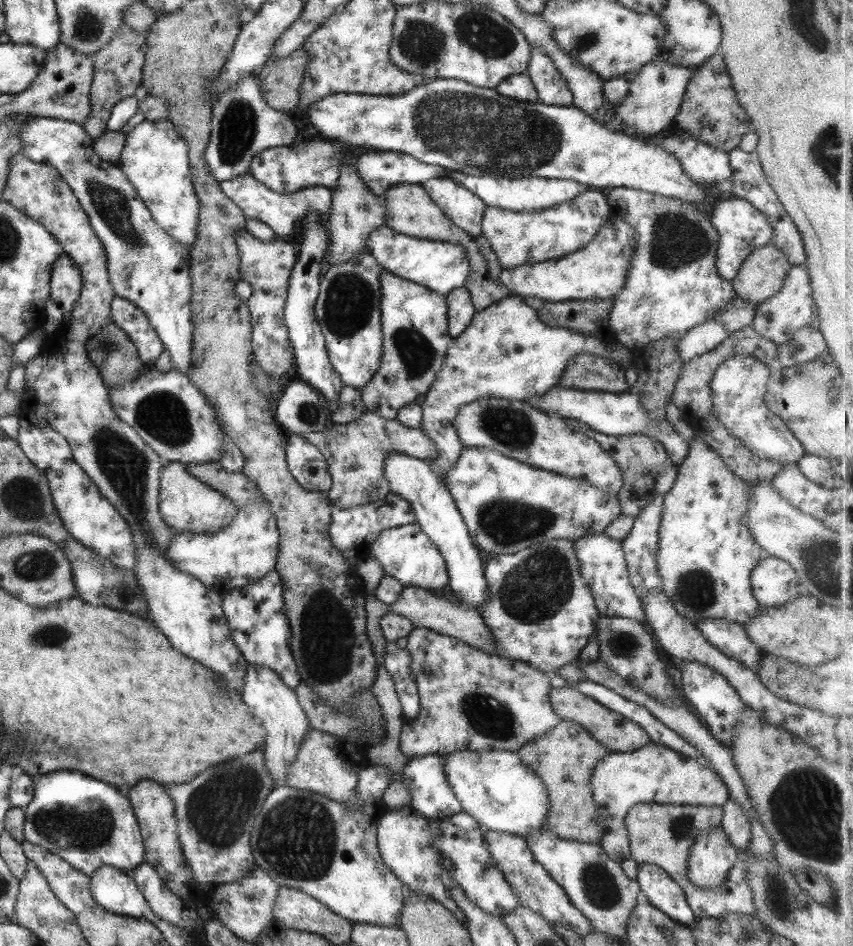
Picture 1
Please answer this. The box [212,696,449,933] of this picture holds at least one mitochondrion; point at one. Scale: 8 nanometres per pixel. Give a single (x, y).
(297, 839)

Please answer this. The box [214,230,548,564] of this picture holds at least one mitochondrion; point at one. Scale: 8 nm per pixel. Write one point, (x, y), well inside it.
(349, 299)

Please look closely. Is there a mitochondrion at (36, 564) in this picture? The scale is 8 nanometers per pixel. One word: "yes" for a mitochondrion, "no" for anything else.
yes

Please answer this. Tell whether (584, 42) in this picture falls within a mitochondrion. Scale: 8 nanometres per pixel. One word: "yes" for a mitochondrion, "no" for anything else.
yes

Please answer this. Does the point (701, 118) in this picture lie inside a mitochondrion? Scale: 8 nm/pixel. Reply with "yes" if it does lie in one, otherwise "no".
yes

